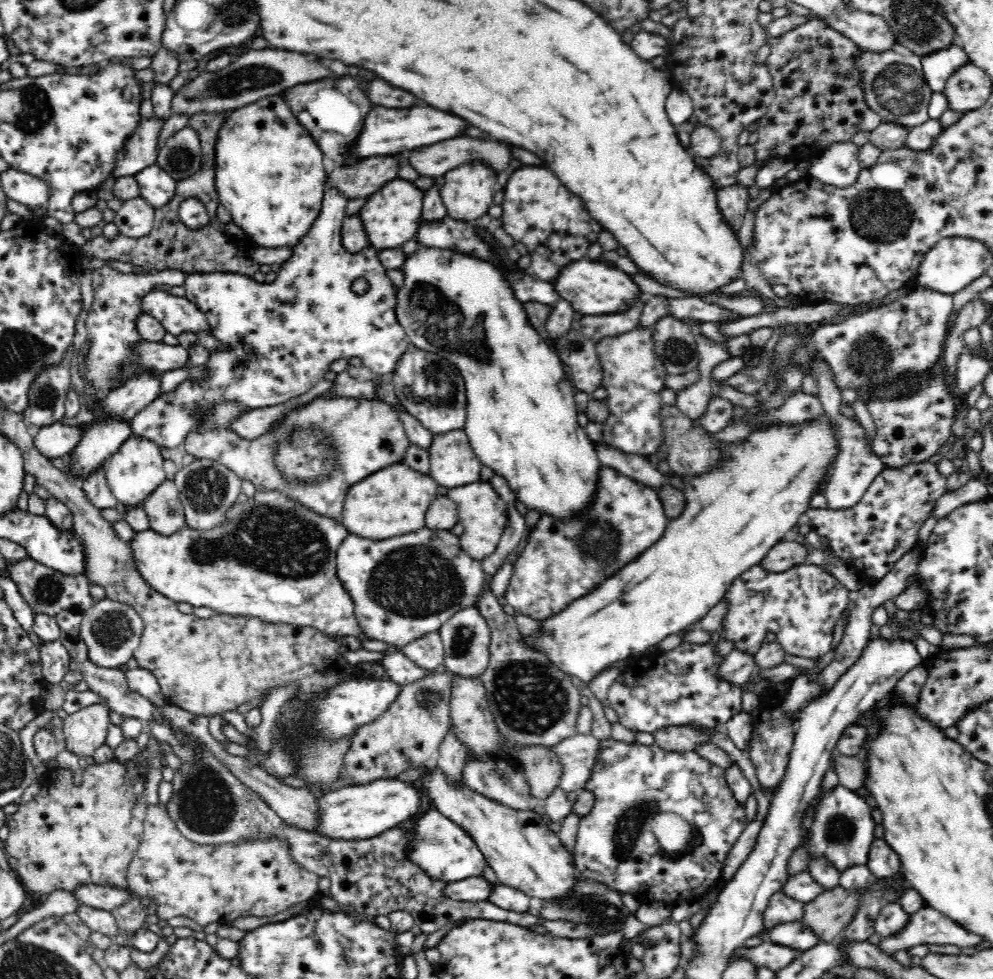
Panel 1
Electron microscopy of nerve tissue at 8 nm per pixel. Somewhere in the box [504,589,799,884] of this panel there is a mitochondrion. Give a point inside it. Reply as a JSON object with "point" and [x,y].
{"point":[639,808]}

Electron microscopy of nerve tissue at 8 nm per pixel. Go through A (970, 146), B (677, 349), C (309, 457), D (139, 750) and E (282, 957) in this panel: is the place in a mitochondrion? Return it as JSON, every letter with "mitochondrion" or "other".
{"A":"other","B":"mitochondrion","C":"mitochondrion","D":"other","E":"mitochondrion"}

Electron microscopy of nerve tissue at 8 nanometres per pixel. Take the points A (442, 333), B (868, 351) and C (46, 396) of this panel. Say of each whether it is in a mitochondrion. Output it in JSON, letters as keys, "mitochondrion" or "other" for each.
{"A":"mitochondrion","B":"mitochondrion","C":"mitochondrion"}

